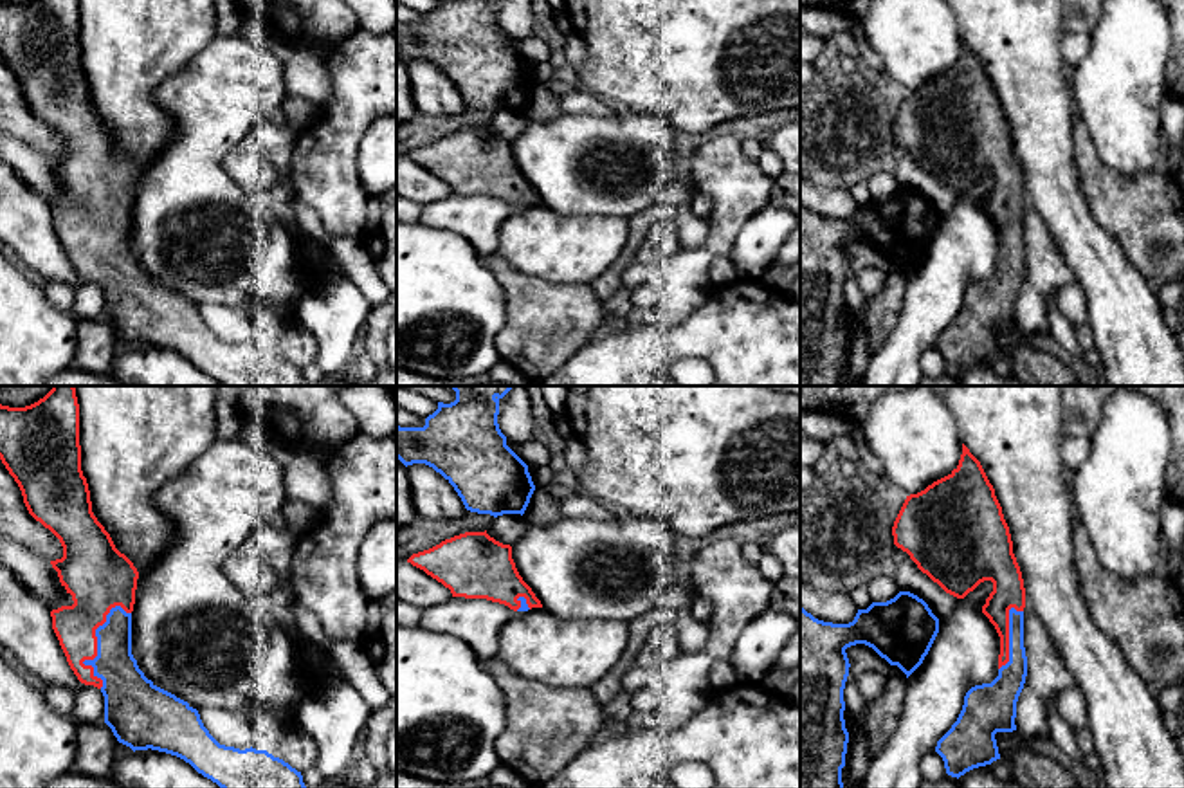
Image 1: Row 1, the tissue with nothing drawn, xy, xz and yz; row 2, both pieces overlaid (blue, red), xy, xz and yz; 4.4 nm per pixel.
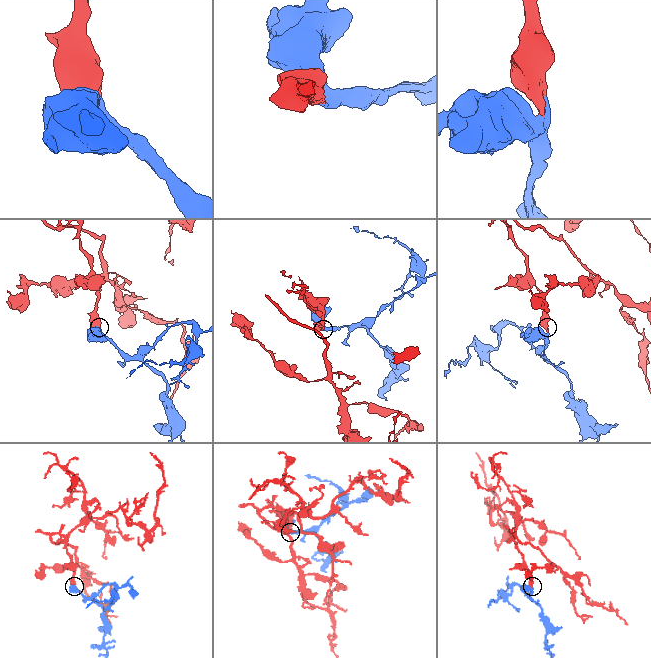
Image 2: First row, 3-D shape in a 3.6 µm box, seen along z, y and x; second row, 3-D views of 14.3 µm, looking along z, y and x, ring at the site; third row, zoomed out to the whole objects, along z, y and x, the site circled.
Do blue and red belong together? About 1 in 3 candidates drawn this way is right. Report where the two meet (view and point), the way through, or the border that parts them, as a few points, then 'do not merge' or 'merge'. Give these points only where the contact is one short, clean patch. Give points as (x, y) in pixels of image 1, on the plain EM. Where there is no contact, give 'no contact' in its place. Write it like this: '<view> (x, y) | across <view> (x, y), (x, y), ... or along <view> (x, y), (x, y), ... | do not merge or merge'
xy (98, 246) | across xy (128, 291), (98, 246), (94, 190) | merge

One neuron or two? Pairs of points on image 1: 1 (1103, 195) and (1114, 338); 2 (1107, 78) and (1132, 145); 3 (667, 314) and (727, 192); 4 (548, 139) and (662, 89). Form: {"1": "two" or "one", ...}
{"1": "two", "2": "one", "3": "one", "4": "two"}

